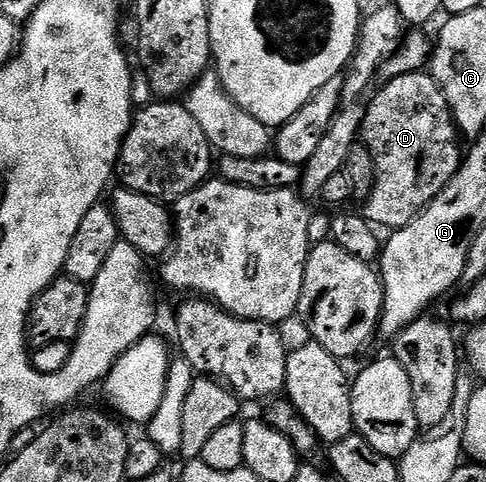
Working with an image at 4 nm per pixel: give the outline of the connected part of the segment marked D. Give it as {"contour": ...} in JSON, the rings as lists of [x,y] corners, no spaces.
{"contour":[[[423,70],[410,72],[392,76],[386,83],[383,89],[380,87],[370,97],[371,104],[369,100],[363,113],[361,140],[373,154],[375,163],[375,185],[365,201],[365,215],[372,225],[394,230],[413,222],[413,218],[417,218],[433,202],[433,198],[445,190],[463,163],[465,152],[459,149],[461,133],[455,126],[455,116],[451,113],[447,95],[430,74]]]}

